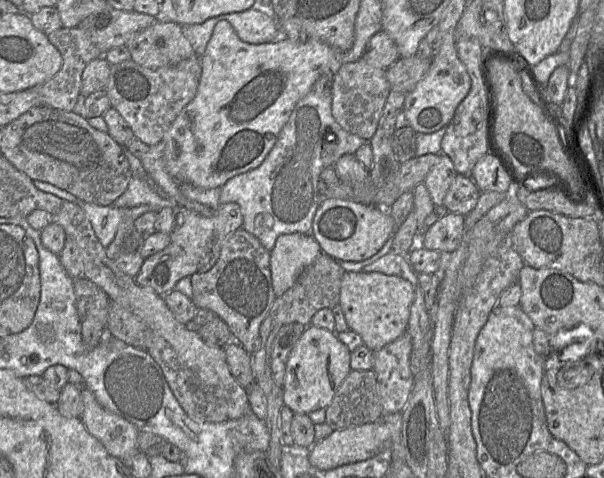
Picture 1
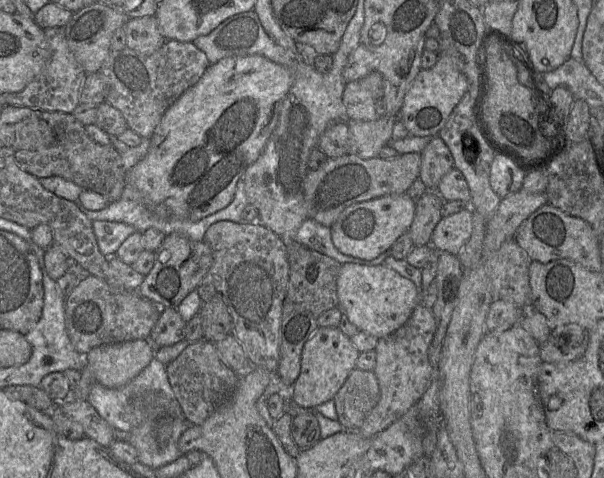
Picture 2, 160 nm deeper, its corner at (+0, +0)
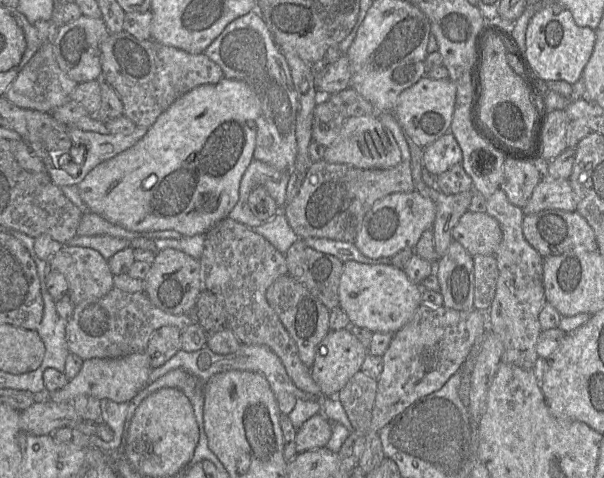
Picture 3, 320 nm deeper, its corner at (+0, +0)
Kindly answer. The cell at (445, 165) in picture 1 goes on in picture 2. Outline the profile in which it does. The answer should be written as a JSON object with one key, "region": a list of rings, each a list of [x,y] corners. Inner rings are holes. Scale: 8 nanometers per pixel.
{"region":[[[433,136],[421,154],[419,177],[427,190],[436,190],[442,177],[454,167],[453,156],[439,136]]]}

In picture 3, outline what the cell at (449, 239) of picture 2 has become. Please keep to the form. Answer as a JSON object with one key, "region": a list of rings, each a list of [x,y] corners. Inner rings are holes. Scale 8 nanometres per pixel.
{"region":[[[465,212],[452,230],[452,239],[459,242],[470,255],[495,255],[502,241],[502,231],[498,221],[486,212]]]}

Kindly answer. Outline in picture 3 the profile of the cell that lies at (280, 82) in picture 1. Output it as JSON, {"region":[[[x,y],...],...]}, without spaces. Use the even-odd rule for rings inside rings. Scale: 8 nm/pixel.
{"region":[[[222,78],[215,84],[197,86],[176,99],[148,129],[146,134],[133,146],[93,168],[78,184],[79,194],[89,210],[131,232],[175,230],[183,236],[206,234],[221,220],[228,217],[239,198],[240,181],[255,149],[256,121],[261,113],[261,103],[255,91],[245,82]]]}

